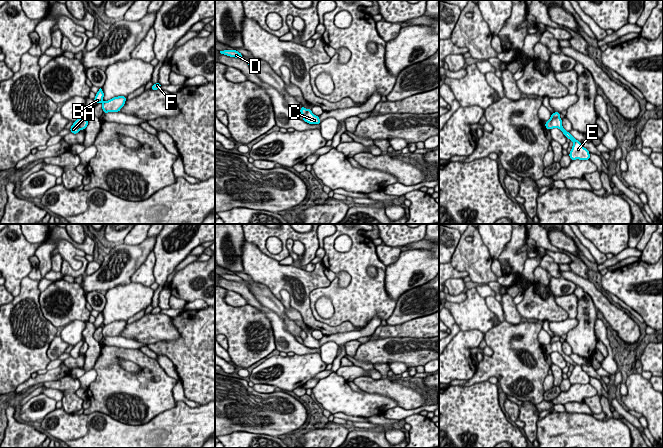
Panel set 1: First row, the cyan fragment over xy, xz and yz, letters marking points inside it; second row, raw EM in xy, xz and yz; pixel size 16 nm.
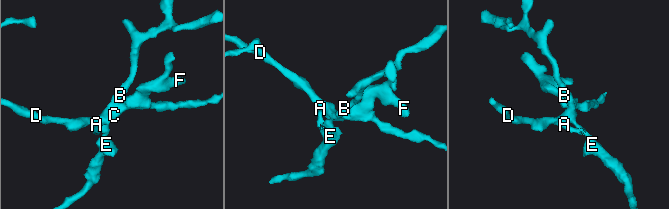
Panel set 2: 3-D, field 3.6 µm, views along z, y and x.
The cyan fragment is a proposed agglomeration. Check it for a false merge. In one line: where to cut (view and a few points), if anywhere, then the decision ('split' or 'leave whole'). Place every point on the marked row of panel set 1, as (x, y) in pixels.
no cut; leave whole

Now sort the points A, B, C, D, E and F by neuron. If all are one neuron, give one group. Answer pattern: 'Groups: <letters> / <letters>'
Groups: A B C D E F

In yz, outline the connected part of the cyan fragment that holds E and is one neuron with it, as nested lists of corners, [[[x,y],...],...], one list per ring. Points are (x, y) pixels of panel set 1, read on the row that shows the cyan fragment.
[[[554,112],[551,114],[550,119],[544,124],[545,127],[548,130],[551,130],[553,128],[558,128],[560,129],[563,134],[565,135],[566,138],[570,139],[574,144],[572,146],[572,149],[569,153],[569,157],[572,160],[589,160],[590,159],[590,153],[589,151],[584,148],[581,144],[580,141],[576,140],[570,132],[567,132],[563,127],[562,127],[562,119],[559,117],[561,113],[559,112]]]

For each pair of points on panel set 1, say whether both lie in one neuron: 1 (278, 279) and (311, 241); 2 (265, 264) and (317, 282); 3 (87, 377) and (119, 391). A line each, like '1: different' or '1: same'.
1: different
2: same
3: different

